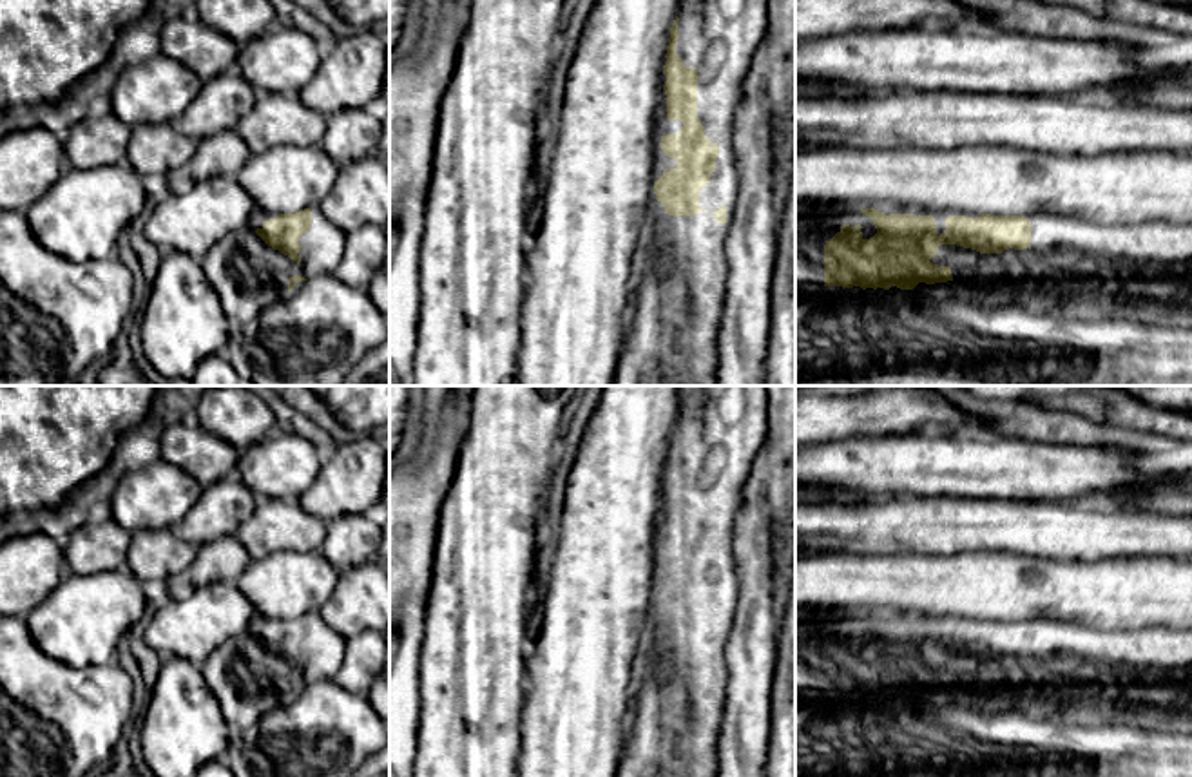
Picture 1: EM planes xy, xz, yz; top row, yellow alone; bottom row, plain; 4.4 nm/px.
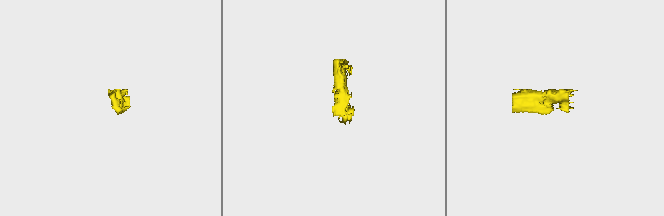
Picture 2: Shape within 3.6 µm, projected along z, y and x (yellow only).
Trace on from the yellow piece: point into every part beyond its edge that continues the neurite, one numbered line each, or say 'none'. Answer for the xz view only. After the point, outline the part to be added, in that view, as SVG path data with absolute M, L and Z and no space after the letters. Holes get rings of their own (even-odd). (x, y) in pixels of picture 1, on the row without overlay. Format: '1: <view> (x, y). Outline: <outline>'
1: xz (721, 428). Outline: M678 386L678 451L676 458L685 473L697 475L697 523L708 547L719 551L716 576L699 596L697 621L668 621L656 605L654 587L667 574L676 574L676 565L661 554L661 543L678 540L679 525L667 523L667 500L661 484L663 516L654 543L654 580L649 589L647 623L639 638L636 656L636 677L654 676L668 683L681 683L687 692L687 726L679 735L679 757L685 763L685 777L717 777L717 741L726 706L728 668L725 647L734 627L739 600L739 578L734 560L734 525L741 502L741 489L748 480L752 464L768 433L768 389L766 386Z

